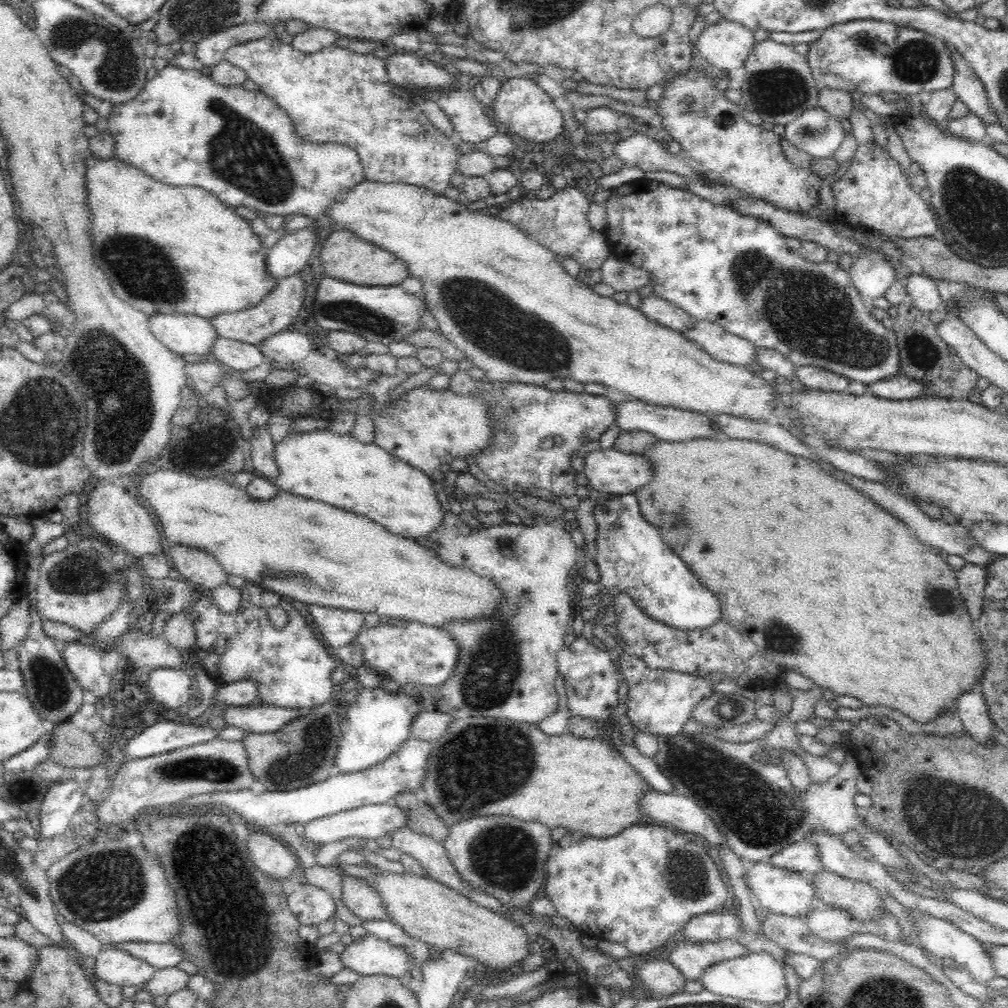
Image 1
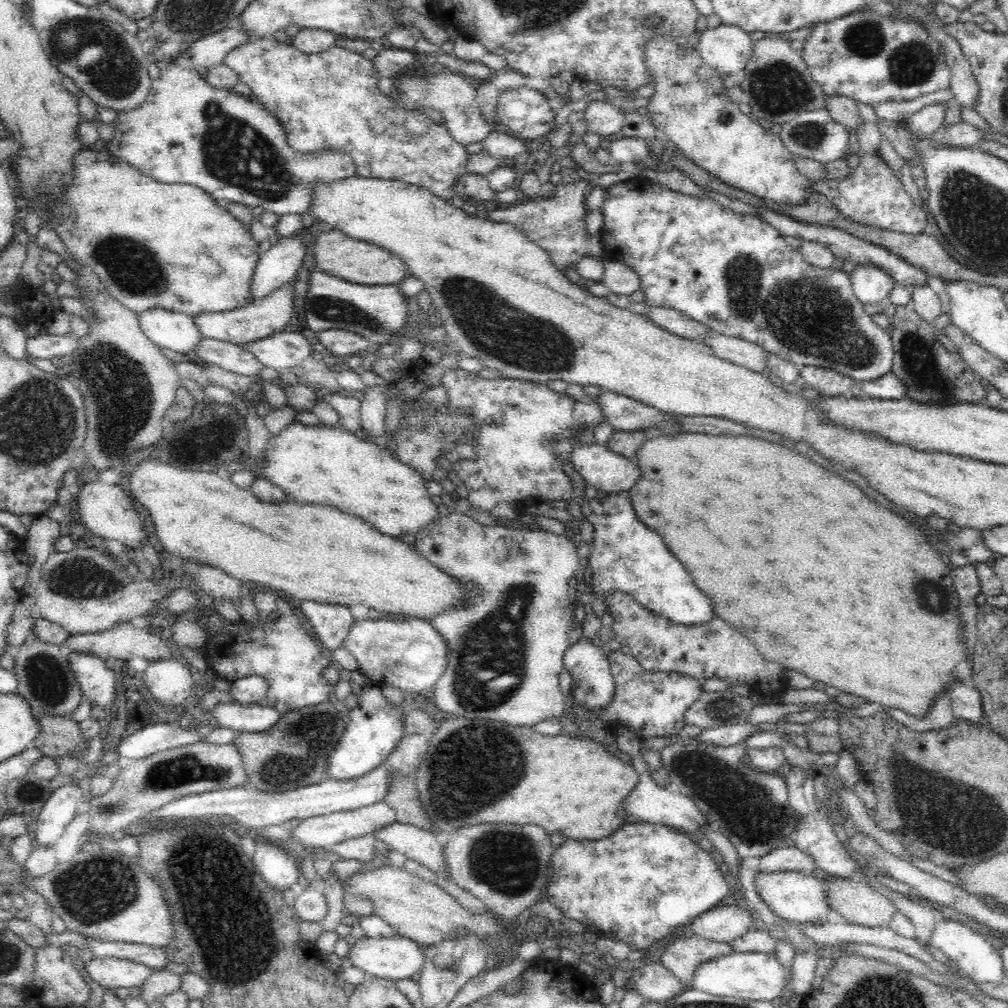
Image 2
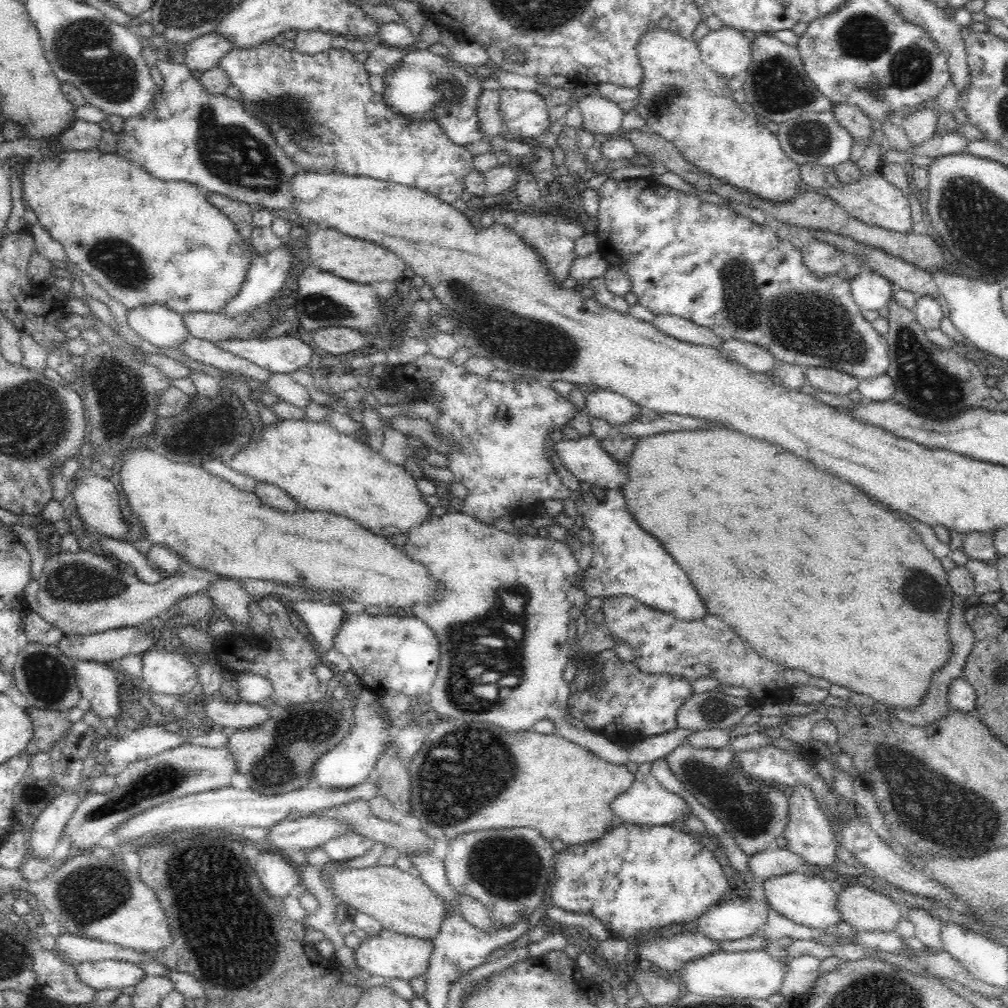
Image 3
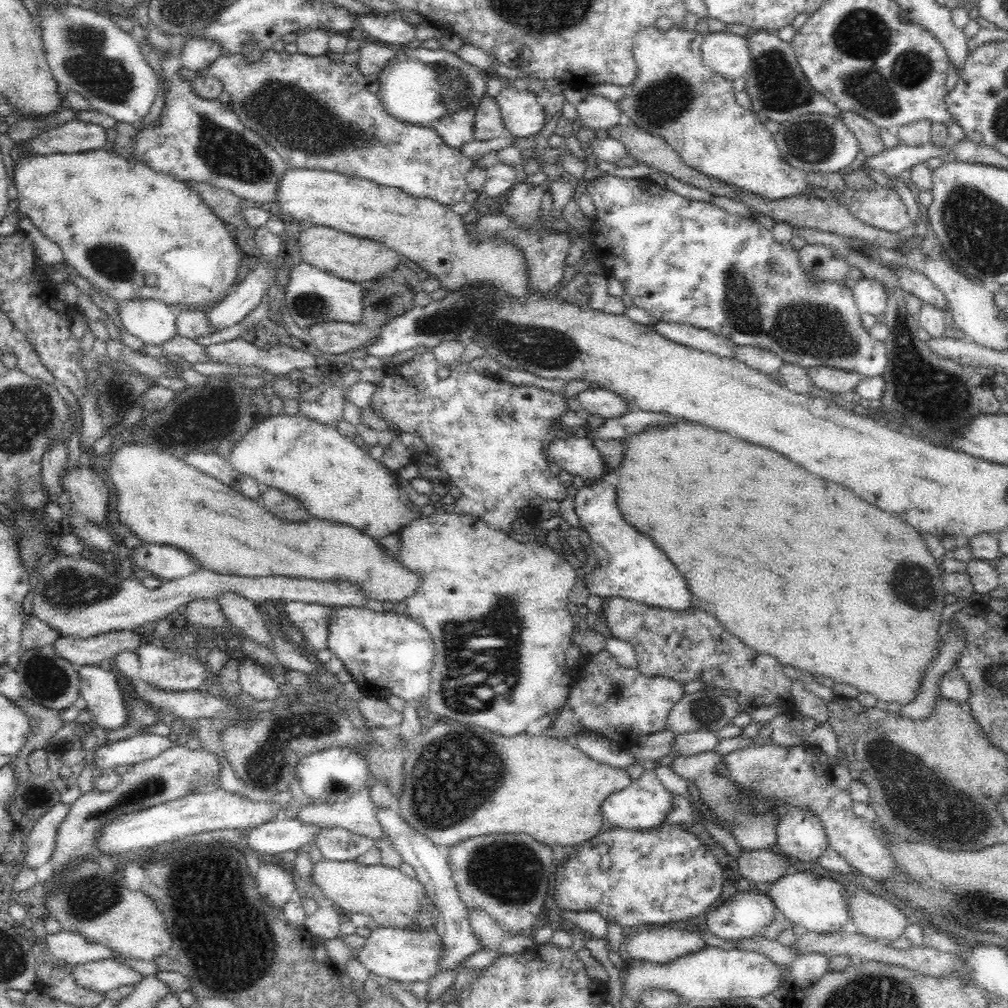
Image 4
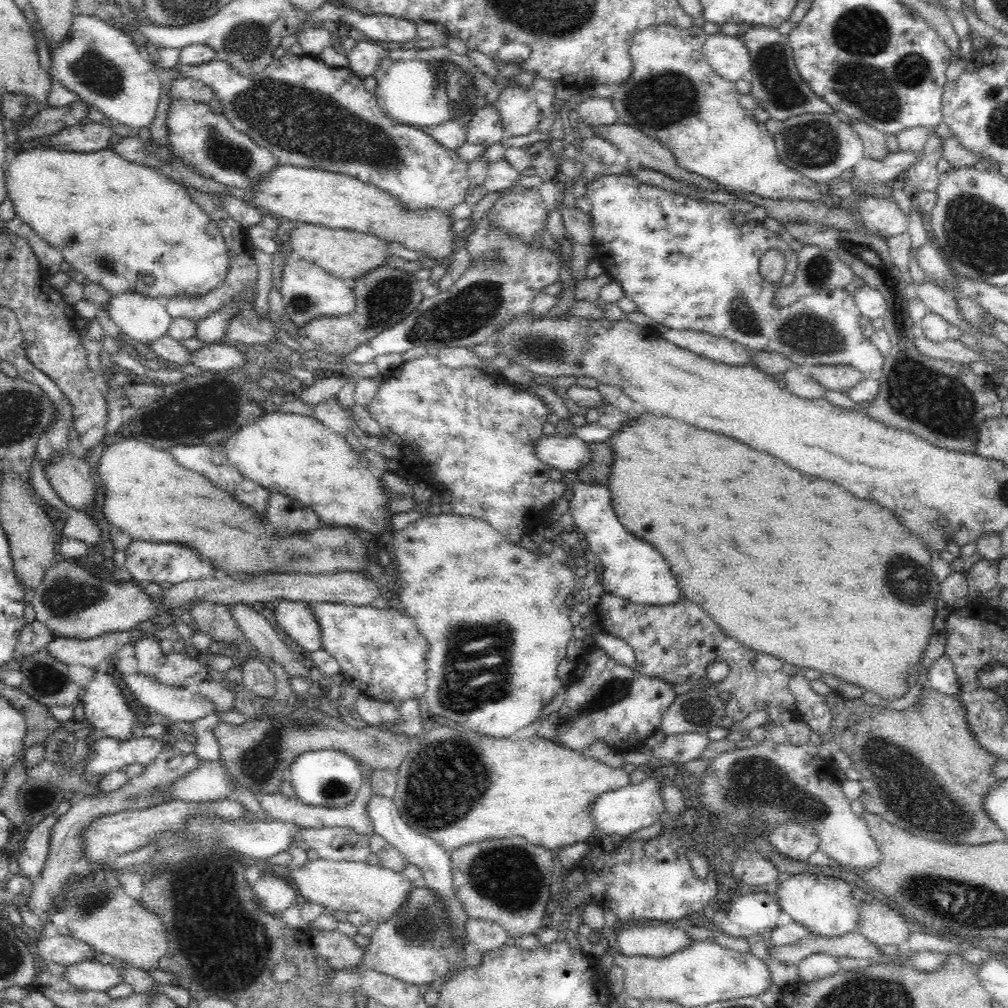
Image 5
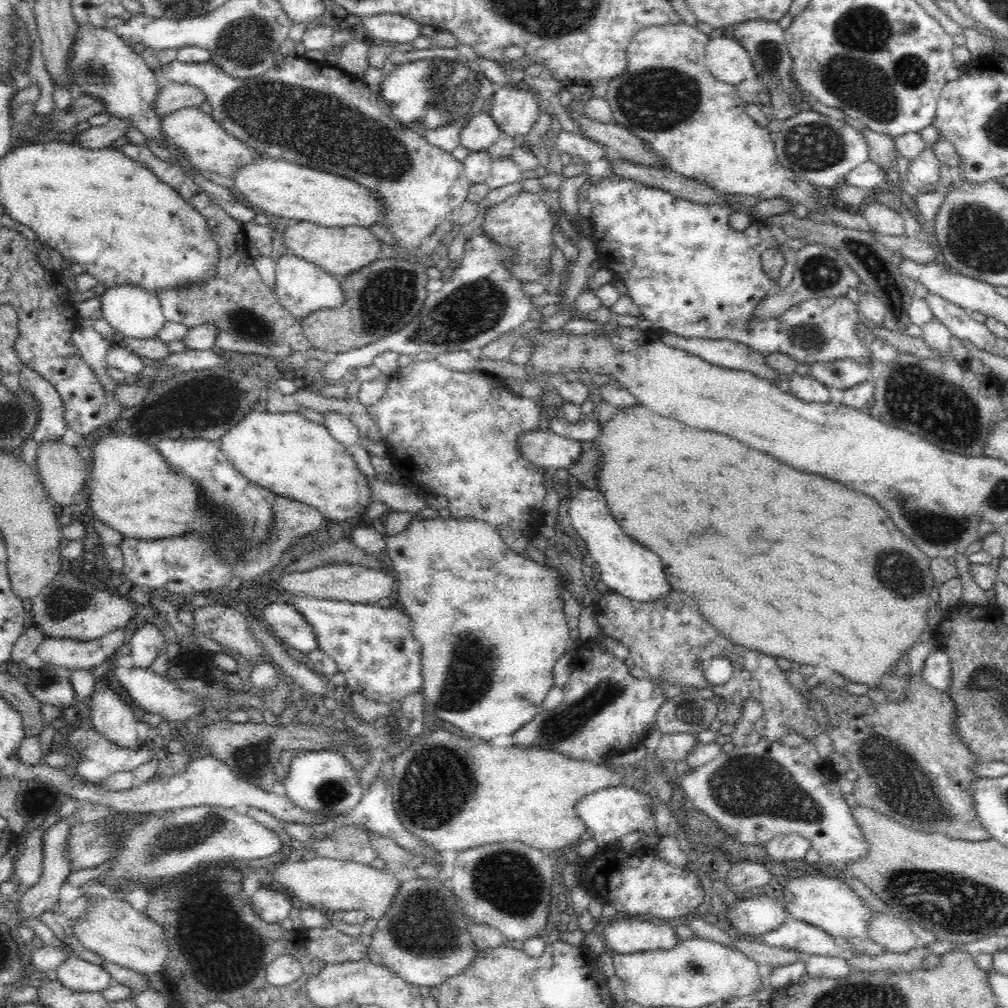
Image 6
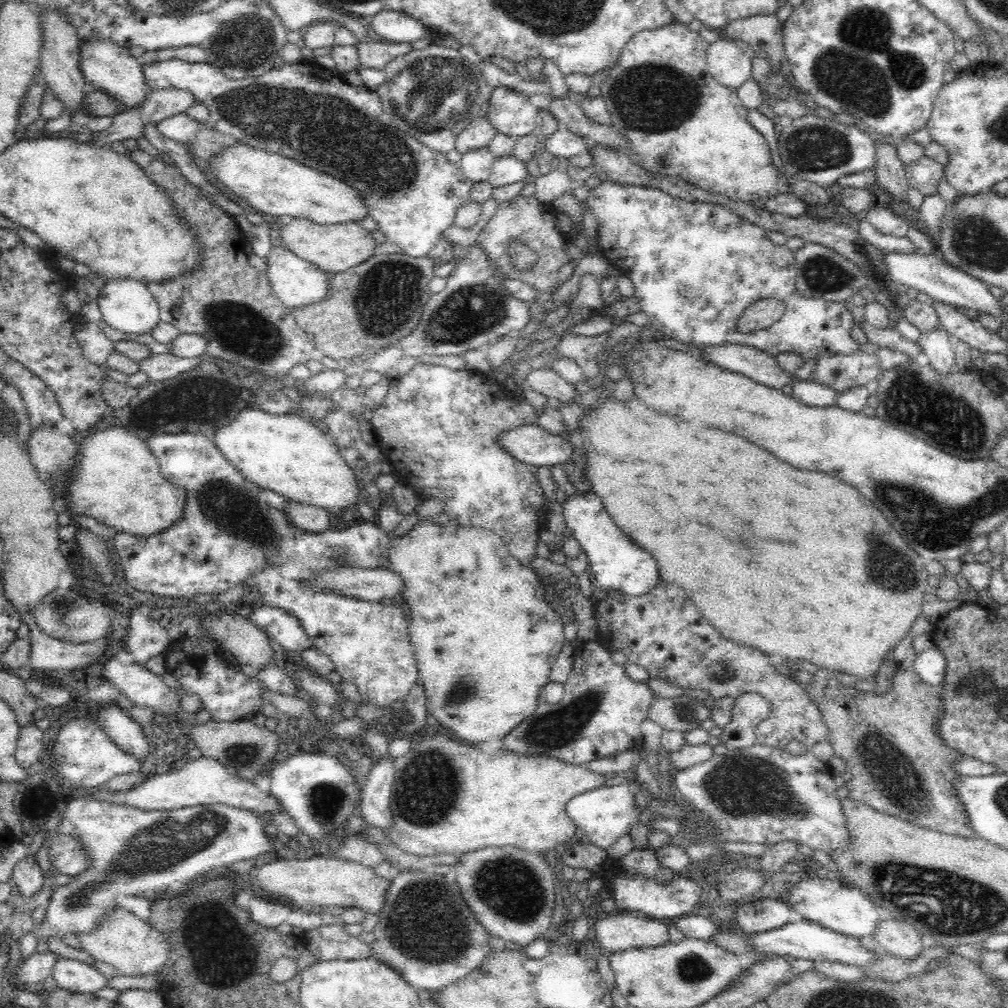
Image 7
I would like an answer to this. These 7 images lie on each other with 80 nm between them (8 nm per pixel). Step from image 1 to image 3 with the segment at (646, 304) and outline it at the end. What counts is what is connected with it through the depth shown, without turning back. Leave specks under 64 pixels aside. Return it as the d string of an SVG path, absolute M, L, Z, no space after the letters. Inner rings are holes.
M668 314L655 315L652 323L658 331L668 336L688 342L688 344L712 347L721 352L721 344L724 340L709 328L698 326L682 317Z

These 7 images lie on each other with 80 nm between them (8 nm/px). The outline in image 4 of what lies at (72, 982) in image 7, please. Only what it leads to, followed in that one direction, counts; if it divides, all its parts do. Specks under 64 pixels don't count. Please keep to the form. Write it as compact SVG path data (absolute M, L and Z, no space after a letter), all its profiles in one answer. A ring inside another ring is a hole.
M112 959L71 966L72 979L78 986L96 992L108 992L124 985L136 985L143 976Z

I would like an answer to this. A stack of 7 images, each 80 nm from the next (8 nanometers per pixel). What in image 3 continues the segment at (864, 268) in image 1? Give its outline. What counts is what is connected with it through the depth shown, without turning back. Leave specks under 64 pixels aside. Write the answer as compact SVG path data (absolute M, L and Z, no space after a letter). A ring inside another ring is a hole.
M862 270L850 283L852 296L861 309L878 312L887 306L892 289L885 276L876 271Z

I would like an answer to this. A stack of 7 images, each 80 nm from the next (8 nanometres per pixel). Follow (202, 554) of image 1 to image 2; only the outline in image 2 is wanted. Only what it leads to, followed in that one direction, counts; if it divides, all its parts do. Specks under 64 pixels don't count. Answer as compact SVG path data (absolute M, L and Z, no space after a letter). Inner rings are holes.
M185 561L184 574L194 576L196 587L204 590L213 600L227 601L235 606L237 612L241 605L242 588L246 584L250 585L248 581L233 578L218 568L209 568L194 562Z

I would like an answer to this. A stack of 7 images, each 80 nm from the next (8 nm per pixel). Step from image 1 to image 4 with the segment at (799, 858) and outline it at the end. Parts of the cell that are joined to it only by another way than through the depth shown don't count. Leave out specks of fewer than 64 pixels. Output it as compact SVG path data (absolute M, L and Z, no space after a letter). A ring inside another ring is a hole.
M742 848L738 850L738 857L735 859L738 864L738 872L748 878L750 882L758 884L769 884L776 882L784 870L790 868L785 854L778 855L772 849L748 850Z

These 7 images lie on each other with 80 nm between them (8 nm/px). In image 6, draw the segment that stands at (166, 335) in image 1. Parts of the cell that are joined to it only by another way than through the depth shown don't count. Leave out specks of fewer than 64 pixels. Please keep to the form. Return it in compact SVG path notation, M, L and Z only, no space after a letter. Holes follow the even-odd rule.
M132 283L106 287L100 296L102 316L122 336L130 338L146 339L155 337L156 332L162 328L164 315L158 297L145 288Z

